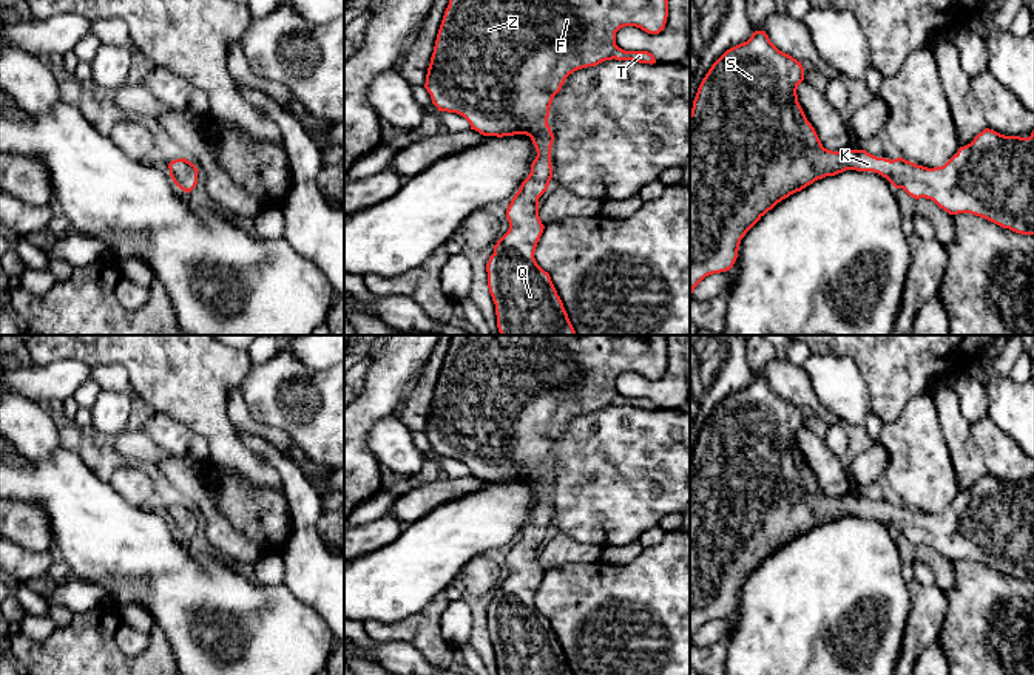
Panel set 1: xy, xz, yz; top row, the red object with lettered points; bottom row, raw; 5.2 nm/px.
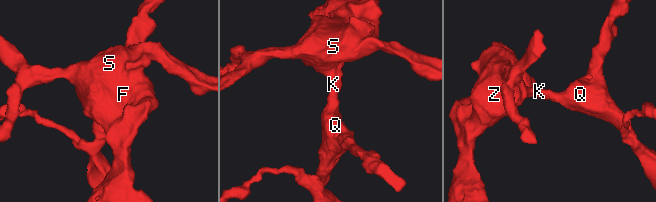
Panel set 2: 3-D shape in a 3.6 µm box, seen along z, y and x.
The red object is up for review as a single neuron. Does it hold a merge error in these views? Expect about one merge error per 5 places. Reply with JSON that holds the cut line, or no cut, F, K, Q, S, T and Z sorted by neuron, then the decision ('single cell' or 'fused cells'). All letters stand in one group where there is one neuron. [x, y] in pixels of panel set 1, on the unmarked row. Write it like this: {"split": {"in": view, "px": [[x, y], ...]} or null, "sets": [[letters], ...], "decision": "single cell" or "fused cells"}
{"split": null, "sets": [["F", "K", "Q", "S", "T", "Z"]], "decision": "single cell"}

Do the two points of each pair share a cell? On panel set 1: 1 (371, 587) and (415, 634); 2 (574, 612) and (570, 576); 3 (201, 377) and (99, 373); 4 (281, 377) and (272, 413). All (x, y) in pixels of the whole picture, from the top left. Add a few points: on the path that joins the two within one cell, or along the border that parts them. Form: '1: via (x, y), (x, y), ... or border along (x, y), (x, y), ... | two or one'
1: border along (432, 598), (420, 610), (398, 621), (368, 621) | two
2: via (574, 603), (570, 586) | one
3: border along (91, 365), (121, 365), (141, 399) | two
4: via (281, 386), (272, 403) | one

